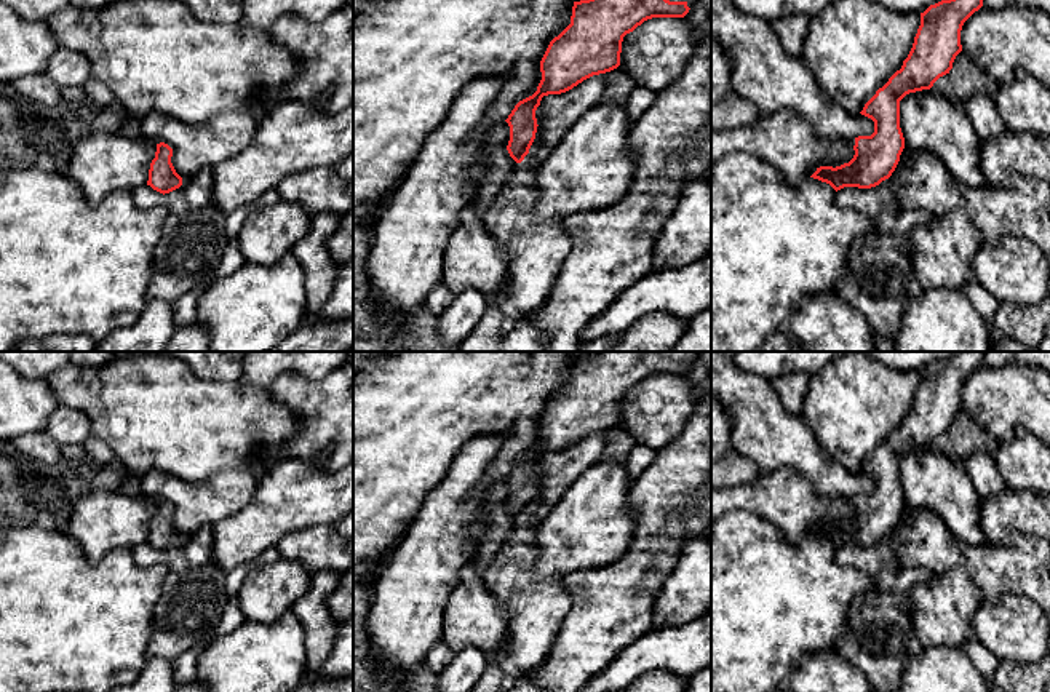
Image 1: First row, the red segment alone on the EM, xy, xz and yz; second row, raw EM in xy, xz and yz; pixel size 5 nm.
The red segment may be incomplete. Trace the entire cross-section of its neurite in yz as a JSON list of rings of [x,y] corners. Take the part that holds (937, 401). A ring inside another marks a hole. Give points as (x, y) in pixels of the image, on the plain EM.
[[[957,352],[921,371],[921,384],[901,427],[860,470],[874,479],[874,491],[855,495],[855,513],[849,521],[836,526],[820,524],[810,535],[829,542],[837,550],[844,545],[871,547],[892,534],[905,507],[900,459],[909,451],[930,447],[940,435],[949,432],[962,409],[962,384],[983,364],[984,353]]]

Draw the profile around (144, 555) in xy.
[[[203,526],[185,545],[163,553],[144,542],[133,548],[133,558],[134,563],[142,567],[166,564],[171,572],[181,572],[211,563],[213,543],[211,526]]]

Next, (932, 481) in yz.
[[[932,446],[909,451],[900,459],[900,486],[908,507],[932,511],[956,540],[989,542],[980,524],[981,499],[964,463]]]

